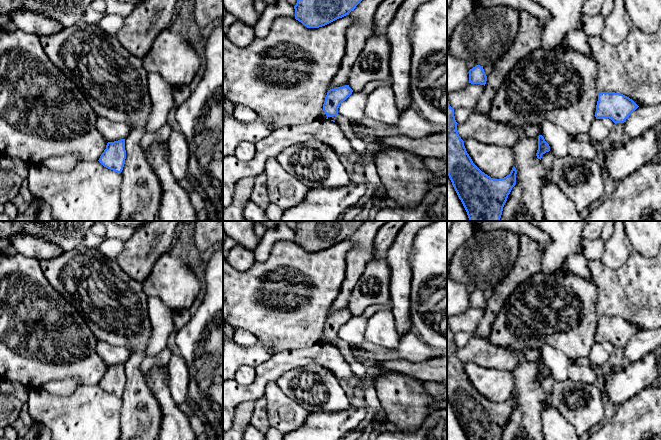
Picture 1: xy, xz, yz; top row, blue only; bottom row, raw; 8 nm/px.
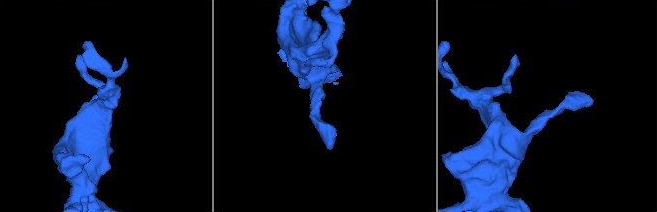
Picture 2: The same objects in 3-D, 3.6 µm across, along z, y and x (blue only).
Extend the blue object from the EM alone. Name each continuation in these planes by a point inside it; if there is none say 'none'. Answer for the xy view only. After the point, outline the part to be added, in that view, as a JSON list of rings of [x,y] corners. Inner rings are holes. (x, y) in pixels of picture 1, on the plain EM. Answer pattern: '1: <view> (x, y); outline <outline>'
none

